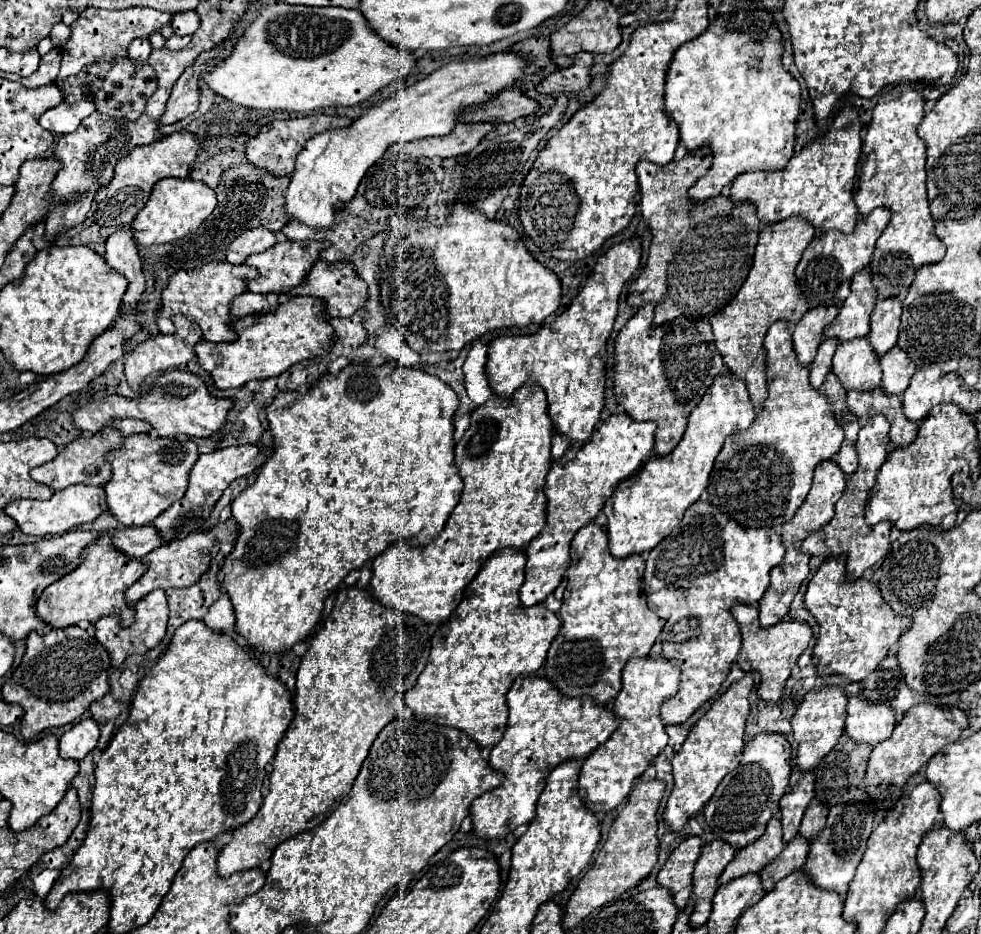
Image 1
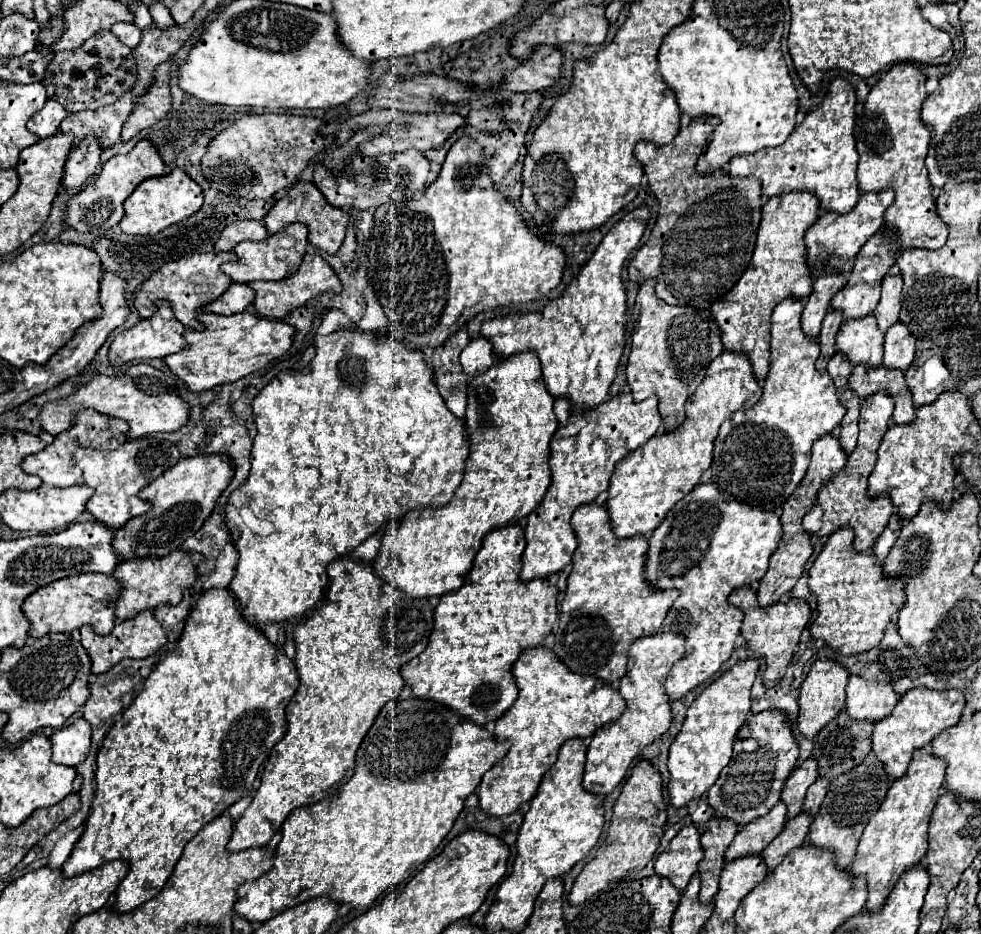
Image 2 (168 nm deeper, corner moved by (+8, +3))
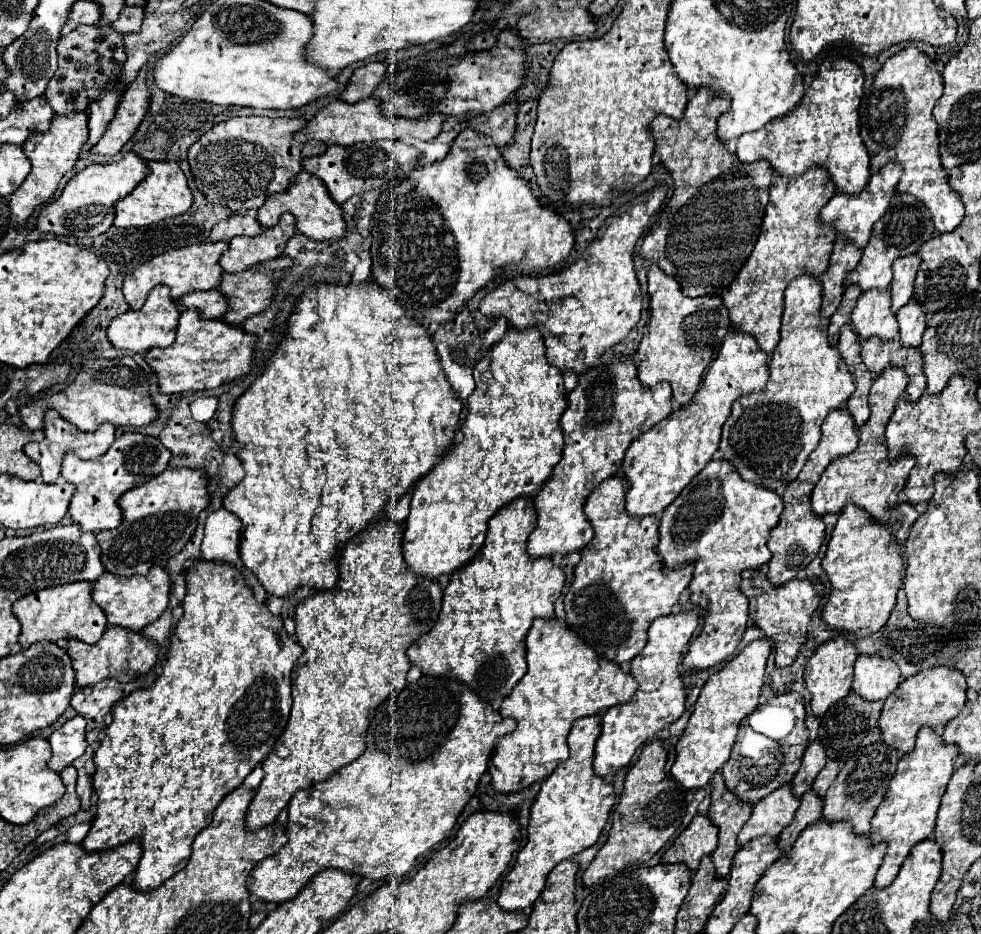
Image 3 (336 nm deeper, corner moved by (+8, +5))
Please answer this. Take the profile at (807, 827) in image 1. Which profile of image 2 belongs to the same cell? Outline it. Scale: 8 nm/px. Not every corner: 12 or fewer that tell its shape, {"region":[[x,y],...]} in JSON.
{"region":[[817,778],[807,790],[803,810],[819,812],[829,780]]}

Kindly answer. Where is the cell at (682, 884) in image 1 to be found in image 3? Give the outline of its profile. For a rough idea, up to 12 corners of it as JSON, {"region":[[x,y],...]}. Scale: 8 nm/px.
{"region":[[707,816],[669,844],[661,862],[697,870],[717,848],[717,828]]}

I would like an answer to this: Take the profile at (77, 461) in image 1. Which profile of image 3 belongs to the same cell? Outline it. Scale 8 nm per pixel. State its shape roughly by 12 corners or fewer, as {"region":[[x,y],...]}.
{"region":[[45,410],[45,440],[23,452],[41,480],[59,480],[68,451],[91,460],[115,440],[115,428],[81,432],[57,410]]}

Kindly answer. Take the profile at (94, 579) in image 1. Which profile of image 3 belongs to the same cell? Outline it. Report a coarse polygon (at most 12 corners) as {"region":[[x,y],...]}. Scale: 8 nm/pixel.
{"region":[[91,582],[17,600],[19,644],[95,644],[107,618]]}

